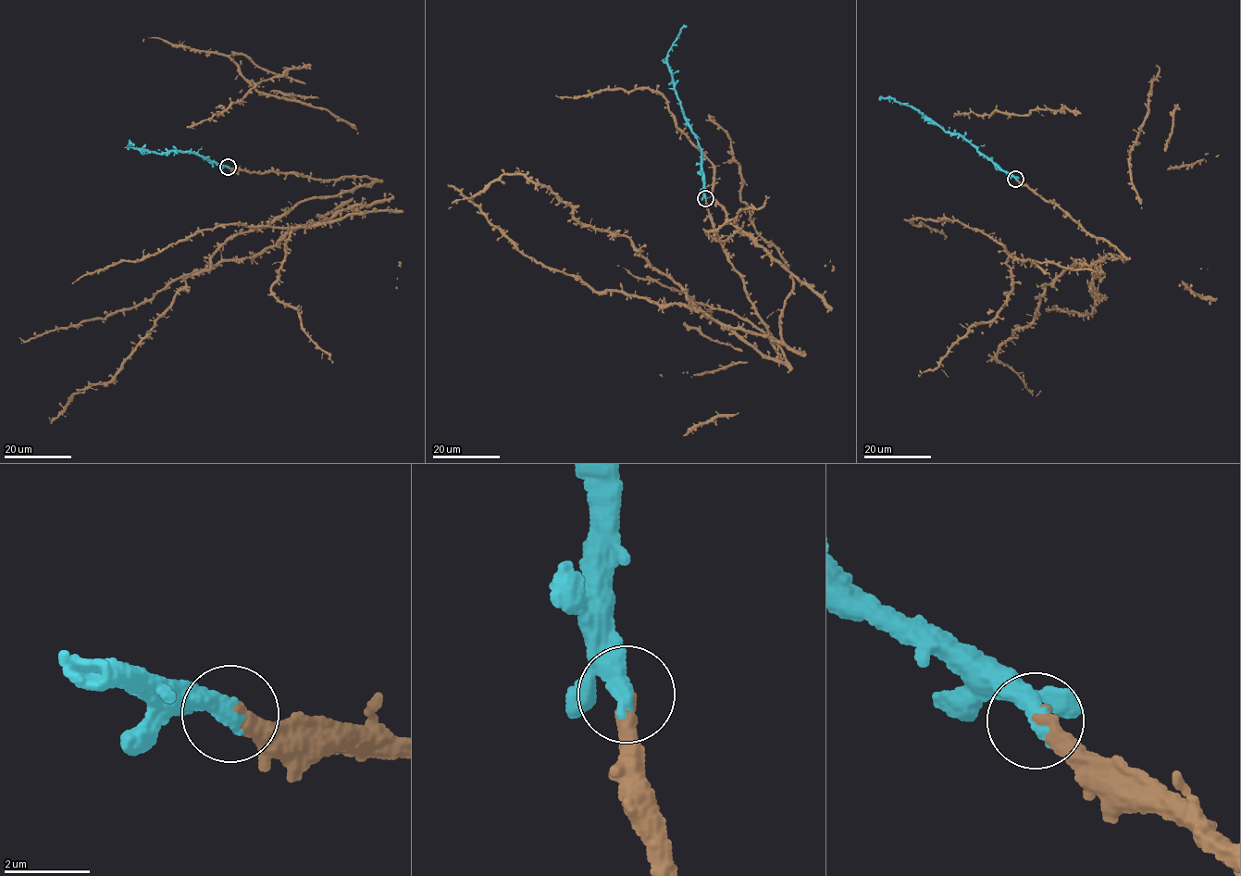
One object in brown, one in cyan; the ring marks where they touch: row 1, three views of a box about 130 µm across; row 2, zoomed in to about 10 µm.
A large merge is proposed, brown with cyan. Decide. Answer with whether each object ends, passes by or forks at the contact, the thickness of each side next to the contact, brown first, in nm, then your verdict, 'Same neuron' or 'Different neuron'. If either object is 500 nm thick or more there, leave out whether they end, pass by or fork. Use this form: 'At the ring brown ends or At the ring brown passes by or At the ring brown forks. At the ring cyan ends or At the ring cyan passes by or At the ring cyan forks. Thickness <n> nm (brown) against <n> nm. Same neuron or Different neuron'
At the ring brown ends. At the ring cyan passes by. Thickness 400 nm (brown) against 320 nm. Same neuron

